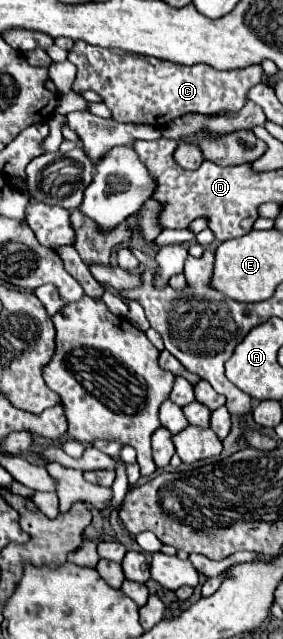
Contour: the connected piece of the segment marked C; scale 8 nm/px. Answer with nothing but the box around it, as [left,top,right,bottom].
[69,41,265,129]

